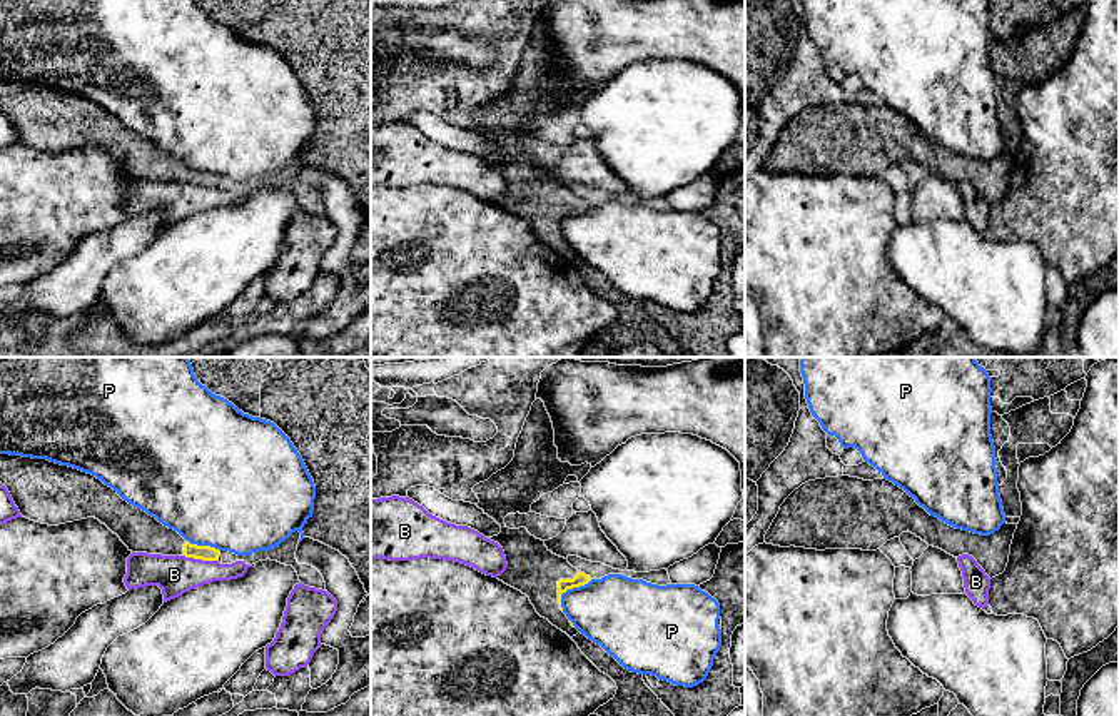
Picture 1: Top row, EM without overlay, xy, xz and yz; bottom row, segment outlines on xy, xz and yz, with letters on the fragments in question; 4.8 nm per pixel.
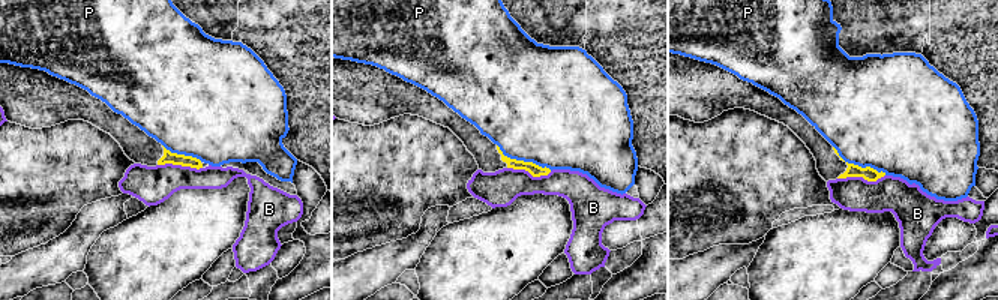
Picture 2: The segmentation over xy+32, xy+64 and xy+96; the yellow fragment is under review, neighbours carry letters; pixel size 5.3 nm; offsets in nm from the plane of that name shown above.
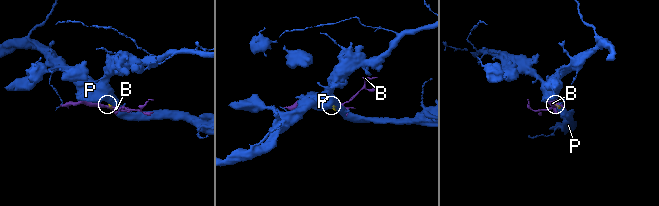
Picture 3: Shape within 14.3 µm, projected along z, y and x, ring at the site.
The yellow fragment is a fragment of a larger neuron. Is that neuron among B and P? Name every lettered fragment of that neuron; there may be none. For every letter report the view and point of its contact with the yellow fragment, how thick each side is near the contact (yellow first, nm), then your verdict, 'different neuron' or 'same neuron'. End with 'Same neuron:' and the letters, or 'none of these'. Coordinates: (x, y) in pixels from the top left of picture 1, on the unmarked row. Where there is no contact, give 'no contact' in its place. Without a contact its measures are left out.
B: xy (201, 184) | 80/190 nm | different neuron
P: xz (568, 214) | 60/340 nm | different neuron
Same neuron: none of these

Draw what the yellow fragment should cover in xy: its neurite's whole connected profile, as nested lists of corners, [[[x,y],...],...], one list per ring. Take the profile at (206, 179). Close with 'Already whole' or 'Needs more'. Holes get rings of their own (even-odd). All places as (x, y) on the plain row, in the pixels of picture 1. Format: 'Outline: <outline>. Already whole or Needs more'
Outline: [[[0,80],[0,110],[30,147],[58,152],[95,144],[132,179],[219,187],[219,175],[190,170],[177,157],[124,127],[100,105],[78,95],[47,85]]]. Needs more

